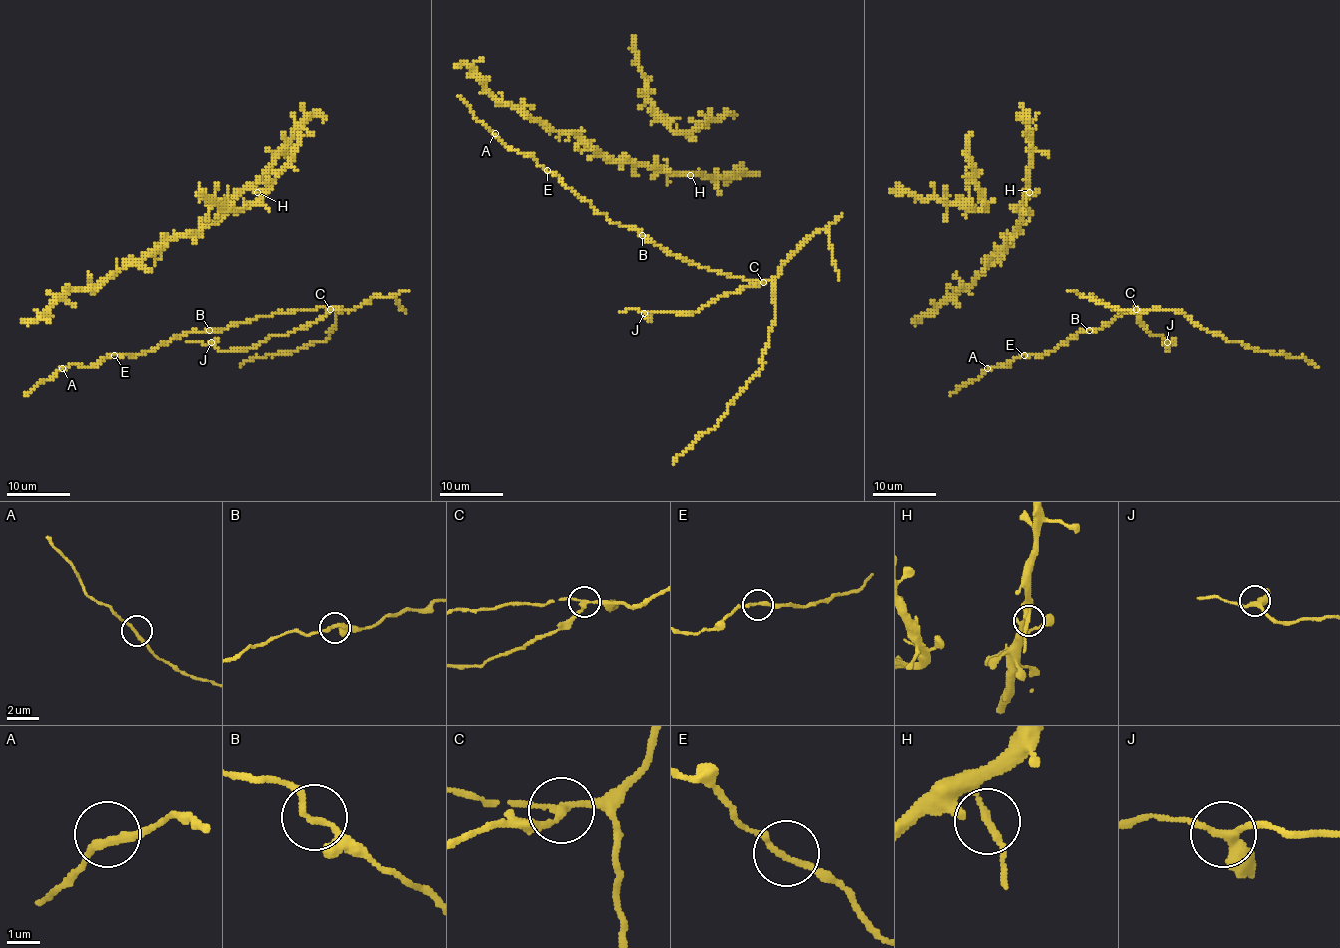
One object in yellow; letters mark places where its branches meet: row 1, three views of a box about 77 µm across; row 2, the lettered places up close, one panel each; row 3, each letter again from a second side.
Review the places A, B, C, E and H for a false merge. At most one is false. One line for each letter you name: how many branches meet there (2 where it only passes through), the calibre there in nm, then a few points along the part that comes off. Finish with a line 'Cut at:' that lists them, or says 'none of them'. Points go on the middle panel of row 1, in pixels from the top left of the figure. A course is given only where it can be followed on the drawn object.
C: 3 | 180 nm | (763, 282), (750, 284), (720, 297), (695, 313), (620, 311)
Cut at: C

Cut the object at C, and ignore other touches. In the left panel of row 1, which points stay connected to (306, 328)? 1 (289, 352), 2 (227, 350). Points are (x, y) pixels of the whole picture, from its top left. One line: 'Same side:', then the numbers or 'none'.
Same side: 2

